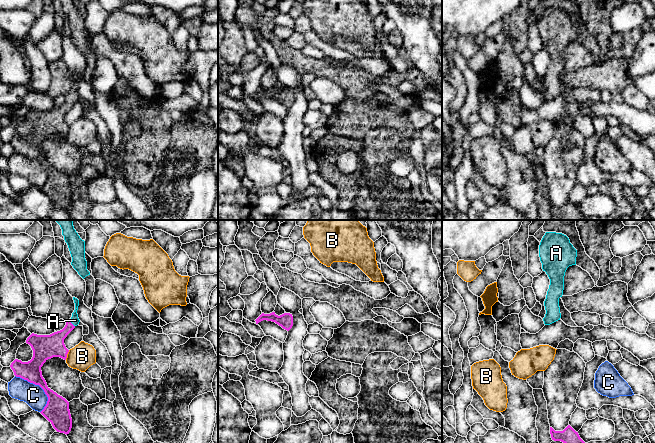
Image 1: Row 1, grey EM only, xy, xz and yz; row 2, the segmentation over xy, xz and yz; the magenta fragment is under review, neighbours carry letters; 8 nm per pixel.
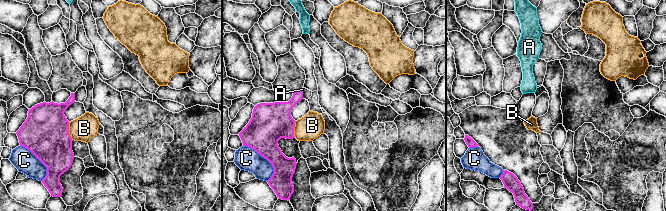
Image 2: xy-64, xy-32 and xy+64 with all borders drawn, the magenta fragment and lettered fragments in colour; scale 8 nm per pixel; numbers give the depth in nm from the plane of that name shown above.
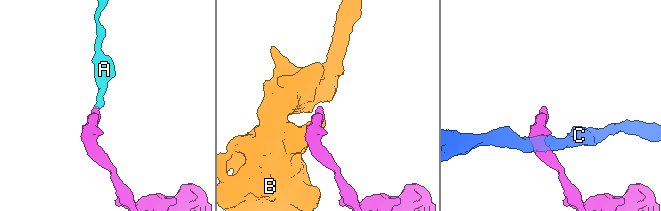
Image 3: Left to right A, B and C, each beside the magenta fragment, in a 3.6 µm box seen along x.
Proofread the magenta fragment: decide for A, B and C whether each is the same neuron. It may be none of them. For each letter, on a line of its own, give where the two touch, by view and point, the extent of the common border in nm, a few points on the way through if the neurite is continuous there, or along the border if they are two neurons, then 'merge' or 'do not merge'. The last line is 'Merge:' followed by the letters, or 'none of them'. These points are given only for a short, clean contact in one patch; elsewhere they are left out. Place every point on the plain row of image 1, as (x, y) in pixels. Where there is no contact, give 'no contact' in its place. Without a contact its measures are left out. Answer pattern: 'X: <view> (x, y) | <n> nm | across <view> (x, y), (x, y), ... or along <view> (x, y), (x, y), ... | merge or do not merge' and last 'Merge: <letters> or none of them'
A: xy (71, 99) | 70 nm | across xy (52, 121), (71, 99), (75, 96) | merge
B: xy (66, 131) | 90 nm | along xy (69, 126), (65, 135) | do not merge
C: xy (40, 162) | 360 nm | do not merge
Merge: A

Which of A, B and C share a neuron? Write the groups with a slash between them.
A / B / C

